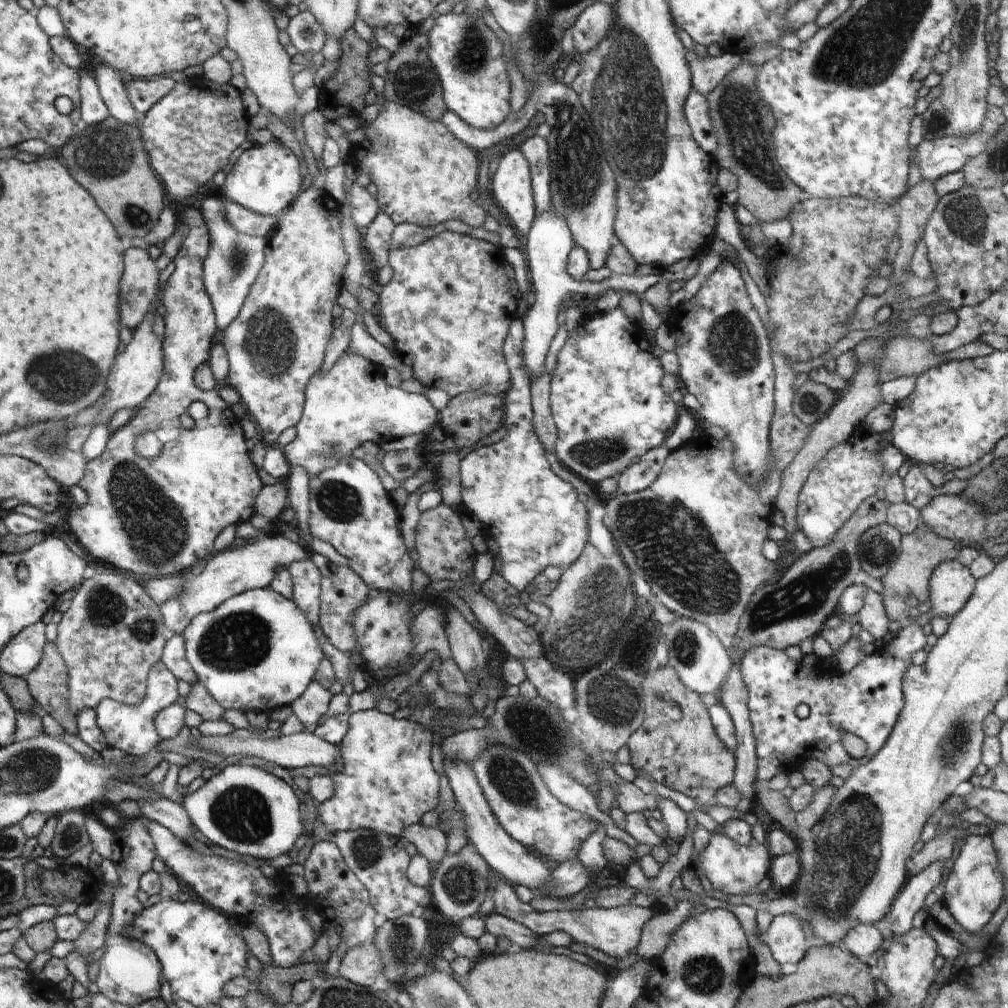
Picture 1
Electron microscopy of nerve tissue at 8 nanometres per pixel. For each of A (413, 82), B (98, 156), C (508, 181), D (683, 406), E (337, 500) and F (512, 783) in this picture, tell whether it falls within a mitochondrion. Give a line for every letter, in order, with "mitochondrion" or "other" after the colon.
A: mitochondrion
B: mitochondrion
C: other
D: other
E: mitochondrion
F: mitochondrion

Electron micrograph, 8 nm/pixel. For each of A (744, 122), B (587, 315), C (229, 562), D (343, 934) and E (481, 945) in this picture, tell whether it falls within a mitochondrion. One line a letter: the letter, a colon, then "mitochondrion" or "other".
A: mitochondrion
B: other
C: other
D: other
E: other

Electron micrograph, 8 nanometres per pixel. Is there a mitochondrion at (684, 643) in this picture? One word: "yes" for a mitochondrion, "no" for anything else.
yes

